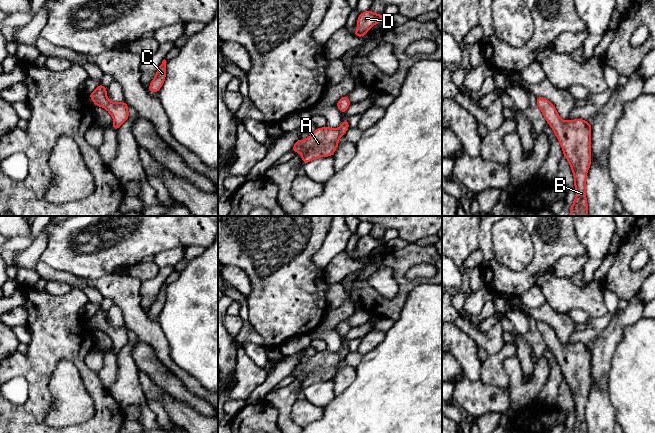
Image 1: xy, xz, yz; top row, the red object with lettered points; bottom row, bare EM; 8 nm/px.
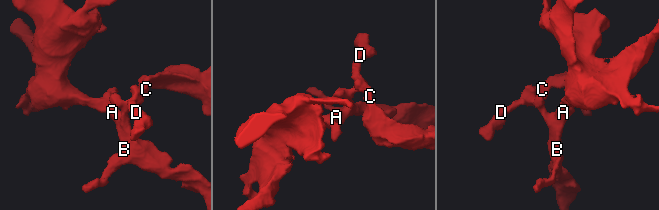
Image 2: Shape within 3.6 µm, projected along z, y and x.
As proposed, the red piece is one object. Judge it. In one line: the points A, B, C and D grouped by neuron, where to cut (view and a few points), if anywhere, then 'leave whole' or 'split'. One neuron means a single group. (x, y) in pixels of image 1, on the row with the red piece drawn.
A B C D | no cut | leave whole

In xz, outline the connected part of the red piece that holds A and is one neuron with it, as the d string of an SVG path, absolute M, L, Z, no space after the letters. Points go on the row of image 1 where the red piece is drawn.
M347 118L339 128L332 129L328 126L317 128L307 139L298 139L292 151L302 155L302 162L306 164L318 157L333 156L338 147L339 138L349 129Z

